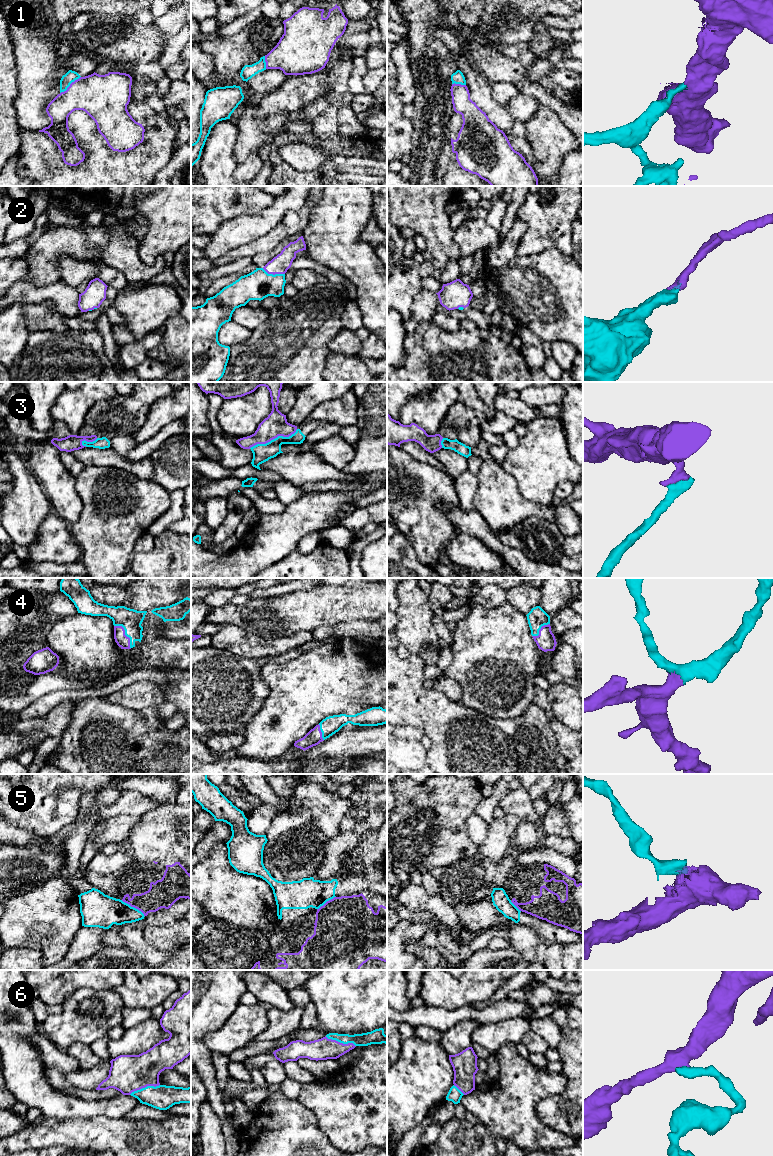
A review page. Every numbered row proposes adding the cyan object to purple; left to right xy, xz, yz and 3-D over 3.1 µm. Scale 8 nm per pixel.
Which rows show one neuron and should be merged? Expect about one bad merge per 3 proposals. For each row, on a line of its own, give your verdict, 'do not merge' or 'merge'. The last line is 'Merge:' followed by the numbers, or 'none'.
1: merge
2: merge
3: merge
4: merge
5: do not merge
6: merge
Merge: 1, 2, 3, 4, 6

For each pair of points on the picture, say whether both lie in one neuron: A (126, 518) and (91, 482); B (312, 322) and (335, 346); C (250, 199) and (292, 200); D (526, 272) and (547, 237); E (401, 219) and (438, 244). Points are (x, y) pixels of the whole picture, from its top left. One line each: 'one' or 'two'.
A: one
B: two
C: two
D: two
E: one

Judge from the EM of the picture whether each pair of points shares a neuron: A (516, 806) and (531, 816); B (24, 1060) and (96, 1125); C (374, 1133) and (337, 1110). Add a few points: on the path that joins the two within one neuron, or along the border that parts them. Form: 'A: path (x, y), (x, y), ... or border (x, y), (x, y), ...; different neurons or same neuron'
A: path (520, 806), (527, 812); same neuron
B: border (112, 1118), (93, 1116), (65, 1120); different neurons
C: path (371, 1122), (348, 1110); same neuron

